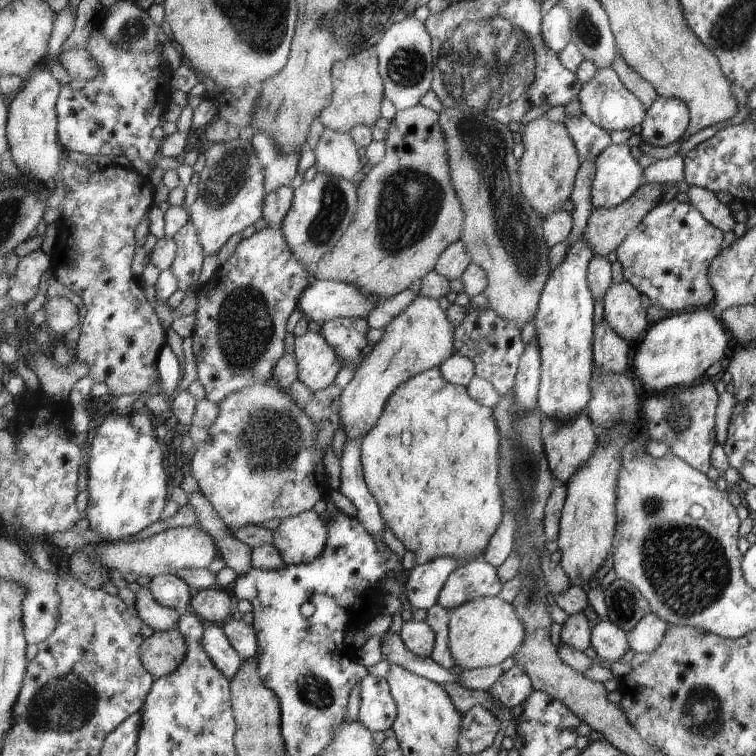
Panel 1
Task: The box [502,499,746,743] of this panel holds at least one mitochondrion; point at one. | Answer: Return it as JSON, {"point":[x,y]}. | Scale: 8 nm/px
{"point":[705,705]}

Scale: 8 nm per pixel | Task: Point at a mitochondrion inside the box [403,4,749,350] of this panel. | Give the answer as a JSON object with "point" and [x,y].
{"point":[488,60]}

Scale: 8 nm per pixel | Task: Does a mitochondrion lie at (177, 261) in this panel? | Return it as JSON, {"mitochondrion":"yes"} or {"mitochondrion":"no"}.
{"mitochondrion":"no"}

